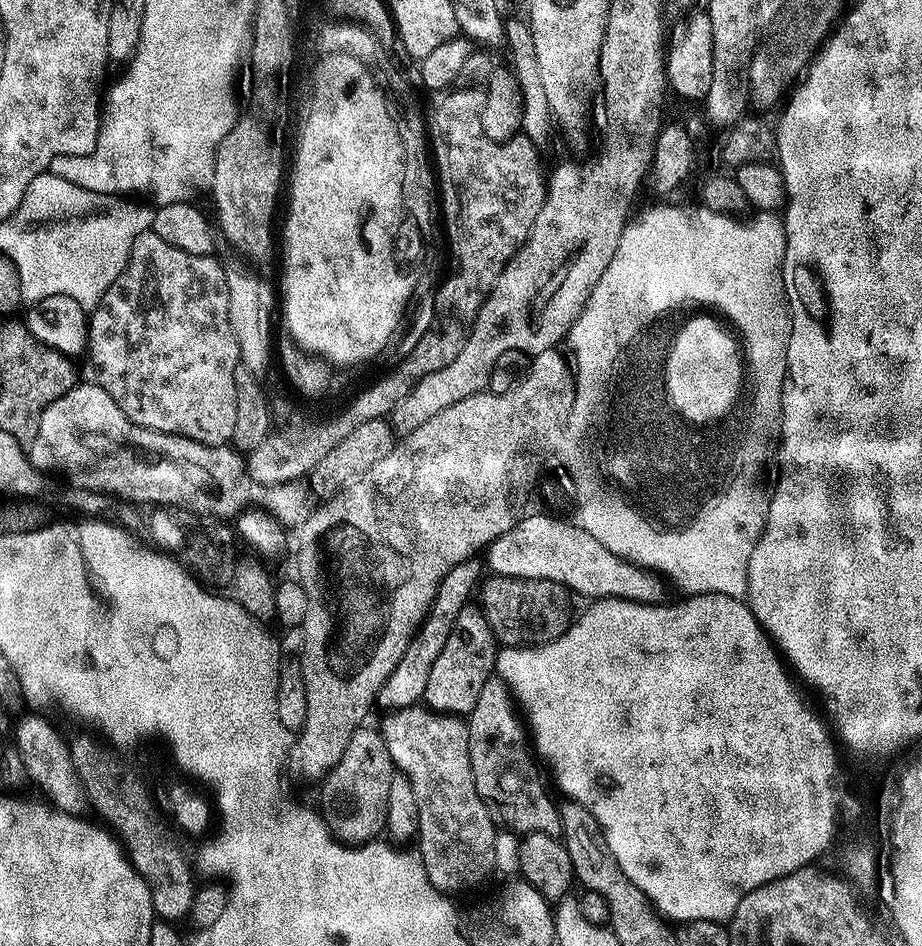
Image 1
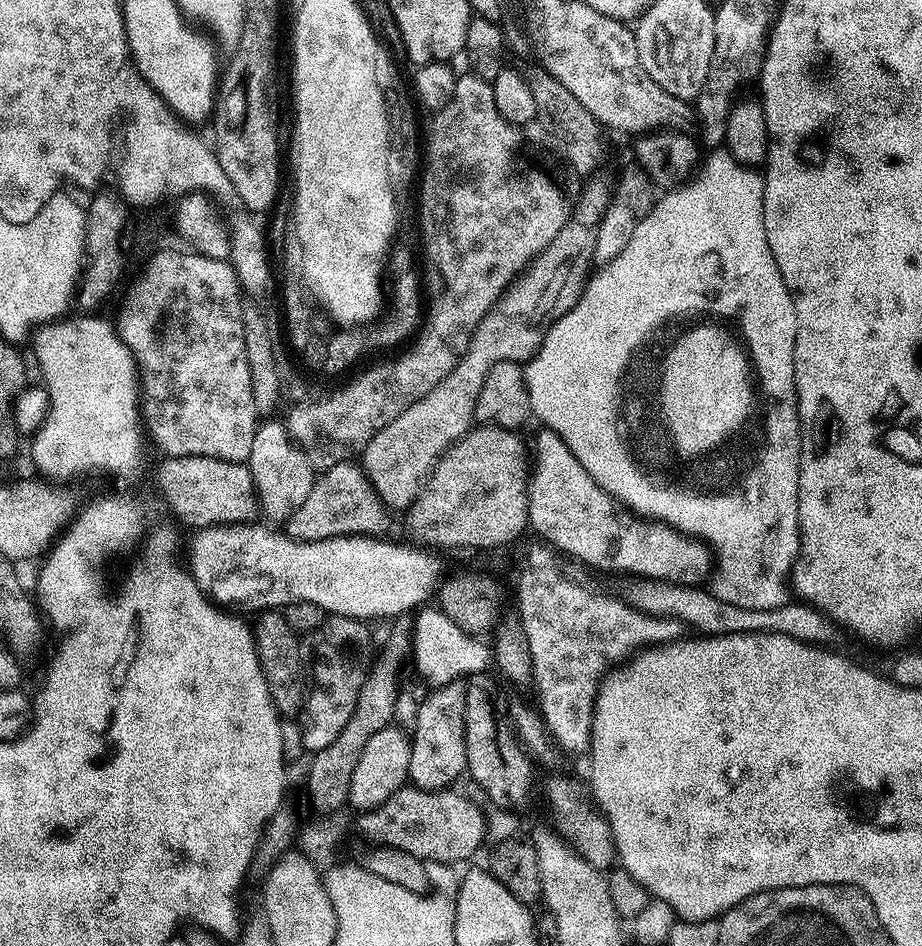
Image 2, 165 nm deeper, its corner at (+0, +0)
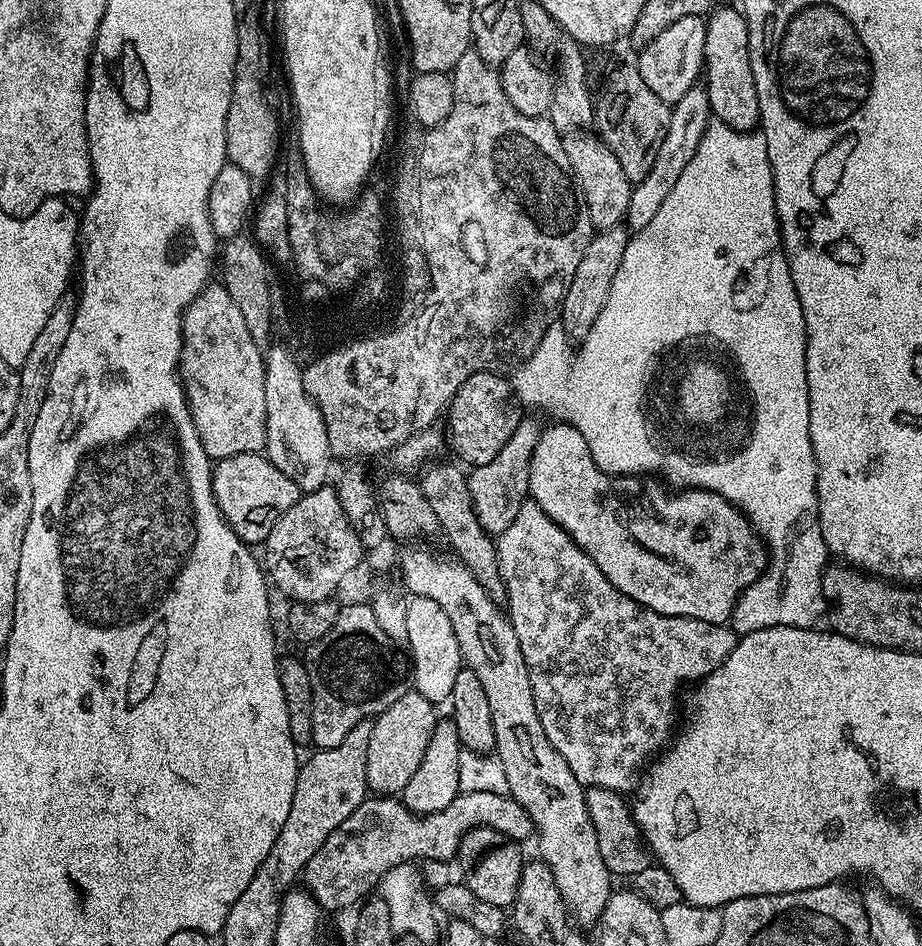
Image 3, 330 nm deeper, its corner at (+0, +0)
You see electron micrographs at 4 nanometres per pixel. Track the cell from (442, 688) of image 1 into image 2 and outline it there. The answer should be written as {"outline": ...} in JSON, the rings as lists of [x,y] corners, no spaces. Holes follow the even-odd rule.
{"outline":[[[460,682],[441,684],[433,687],[420,702],[417,725],[410,733],[412,749],[408,778],[415,787],[431,792],[448,790],[460,775],[465,775],[468,767],[464,737],[464,711],[467,710],[465,689]]]}

